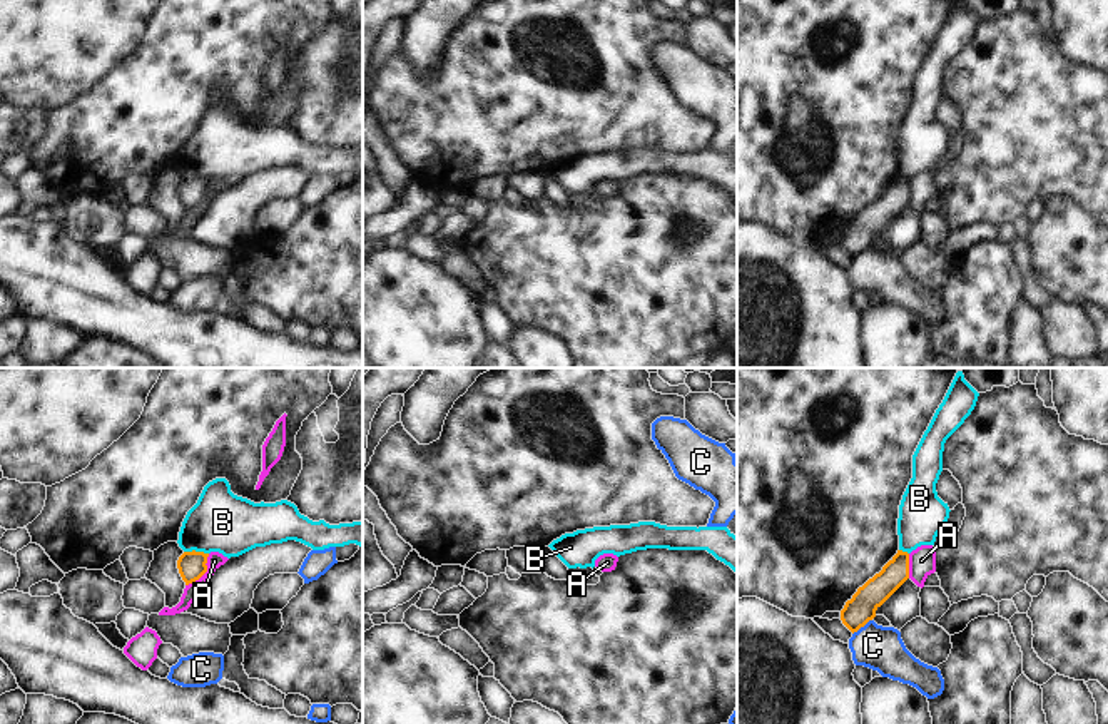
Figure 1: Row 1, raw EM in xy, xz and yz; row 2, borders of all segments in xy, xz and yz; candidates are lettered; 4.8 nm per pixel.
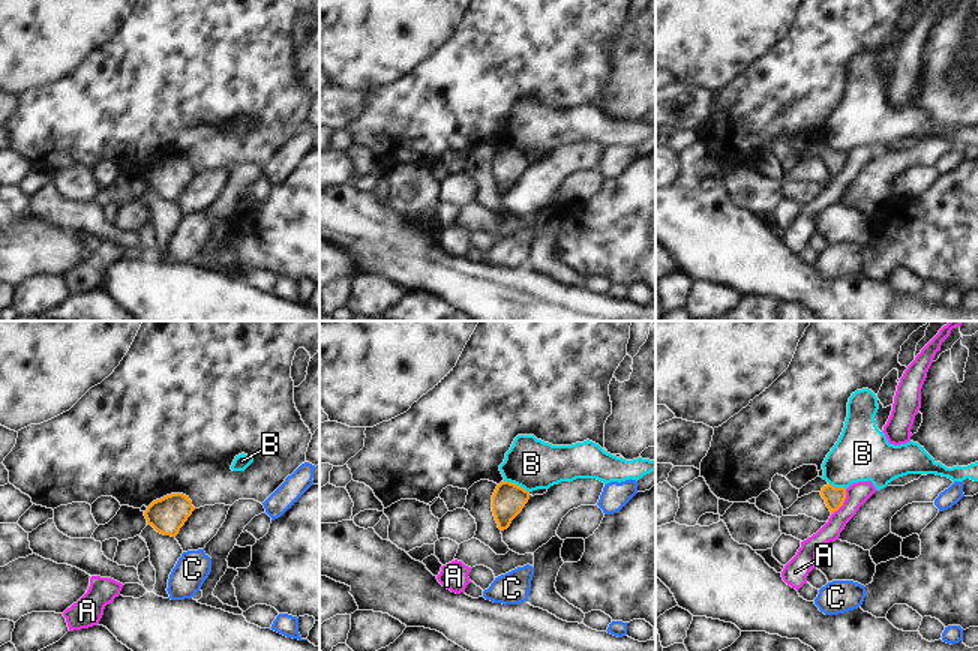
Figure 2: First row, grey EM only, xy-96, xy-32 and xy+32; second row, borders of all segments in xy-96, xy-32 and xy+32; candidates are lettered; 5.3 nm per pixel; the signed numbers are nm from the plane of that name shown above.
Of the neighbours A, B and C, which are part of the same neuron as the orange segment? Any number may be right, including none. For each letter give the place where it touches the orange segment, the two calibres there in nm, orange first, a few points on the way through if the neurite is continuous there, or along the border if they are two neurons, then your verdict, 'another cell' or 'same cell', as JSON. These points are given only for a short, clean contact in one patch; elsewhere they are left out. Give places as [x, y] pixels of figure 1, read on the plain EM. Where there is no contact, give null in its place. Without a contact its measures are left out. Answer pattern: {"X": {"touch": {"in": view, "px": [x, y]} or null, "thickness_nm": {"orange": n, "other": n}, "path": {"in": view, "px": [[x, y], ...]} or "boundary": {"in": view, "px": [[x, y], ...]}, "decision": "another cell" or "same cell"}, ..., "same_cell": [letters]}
{"A": {"touch": {"in": "xy", "px": [204, 198]}, "thickness_nm": {"orange": 130, "other": 80}, "boundary": {"in": "xy", "px": [[209, 179], [206, 196], [186, 211]]}, "decision": "another cell"}, "B": {"touch": {"in": "xy", "px": [194, 176]}, "thickness_nm": {"orange": 130, "other": 300}, "boundary": {"in": "xy", "px": [[184, 176], [203, 176], [208, 179]]}, "decision": "another cell"}, "C": {"touch": {"in": "yz", "px": [861, 251]}, "thickness_nm": {"orange": 140, "other": 220}, "boundary": {"in": "yz", "px": [[871, 244], [853, 260]]}, "decision": "another cell"}, "same_cell": []}

